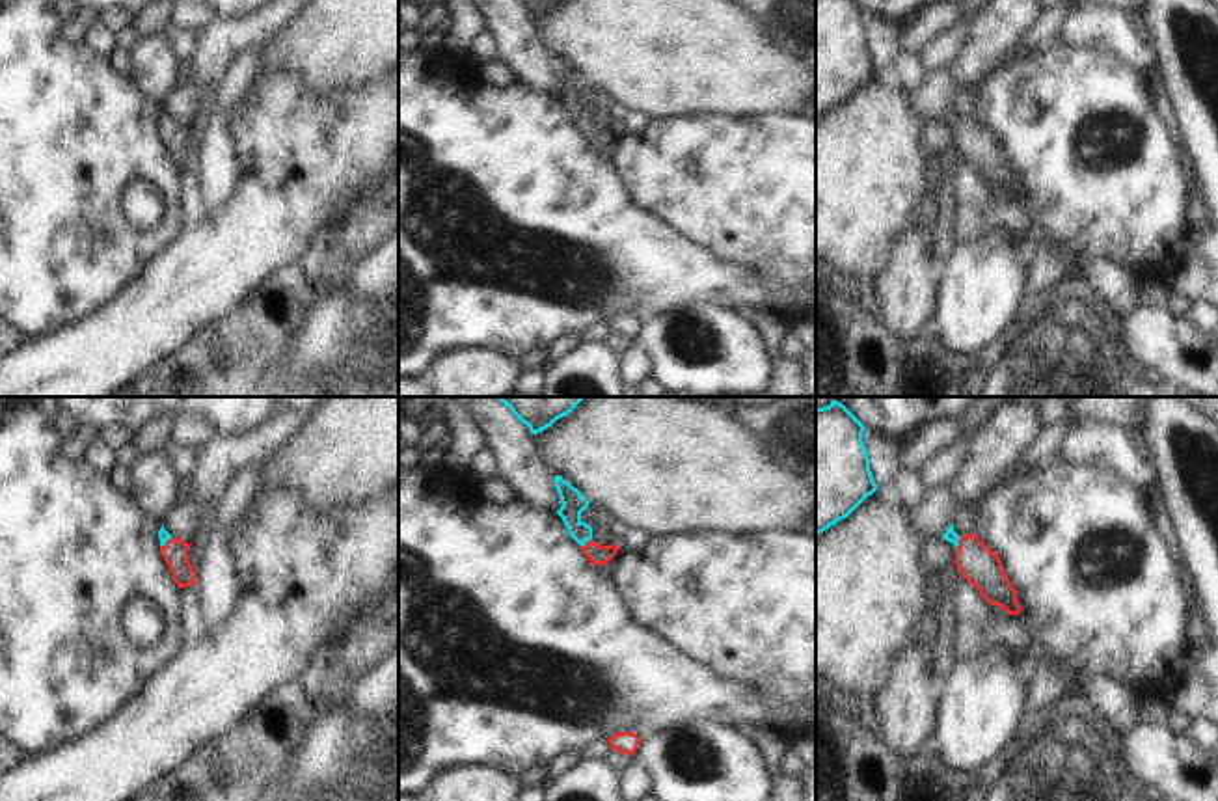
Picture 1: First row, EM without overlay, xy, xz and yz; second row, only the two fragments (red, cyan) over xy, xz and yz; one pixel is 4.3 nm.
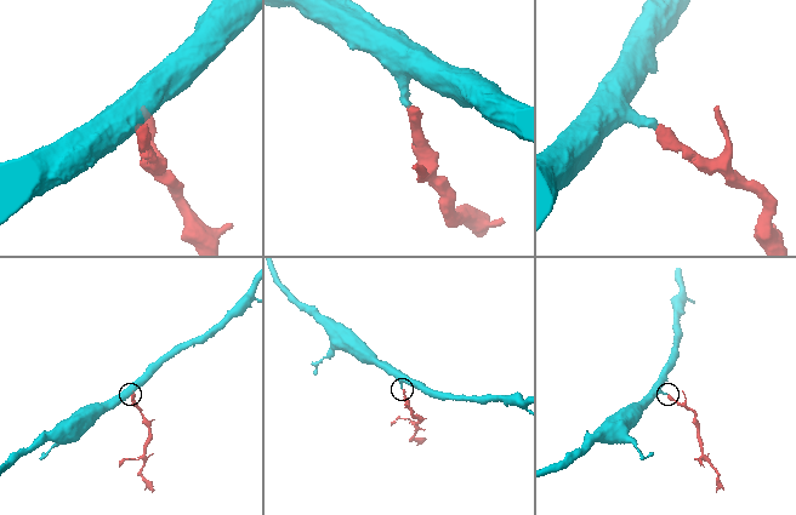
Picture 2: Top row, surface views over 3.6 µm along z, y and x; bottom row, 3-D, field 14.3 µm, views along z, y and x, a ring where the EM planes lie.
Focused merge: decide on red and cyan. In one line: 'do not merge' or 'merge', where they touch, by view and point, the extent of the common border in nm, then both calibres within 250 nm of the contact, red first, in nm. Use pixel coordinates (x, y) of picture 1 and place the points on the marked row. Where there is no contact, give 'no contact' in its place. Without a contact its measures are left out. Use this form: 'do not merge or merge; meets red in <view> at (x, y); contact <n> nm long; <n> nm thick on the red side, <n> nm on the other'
merge; meets red in yz at (960, 544); contact 70 nm long; 160 nm thick on the red side, 60 nm on the other

